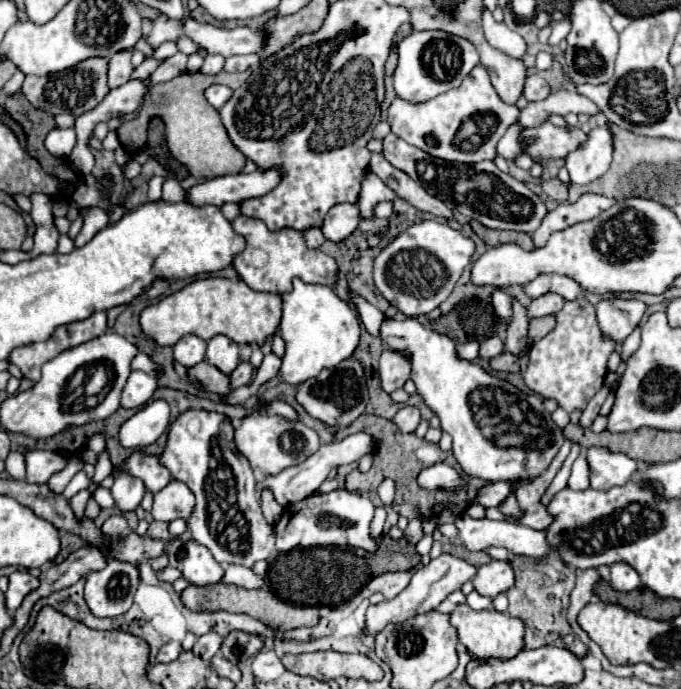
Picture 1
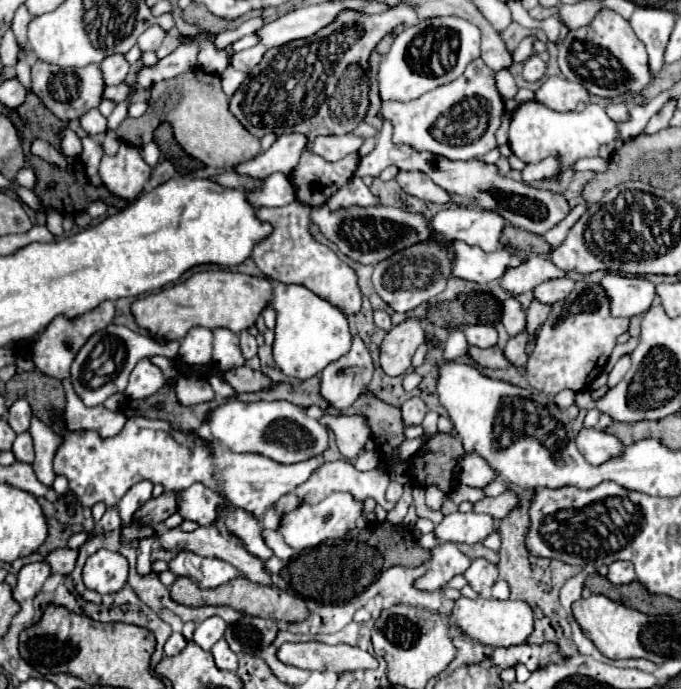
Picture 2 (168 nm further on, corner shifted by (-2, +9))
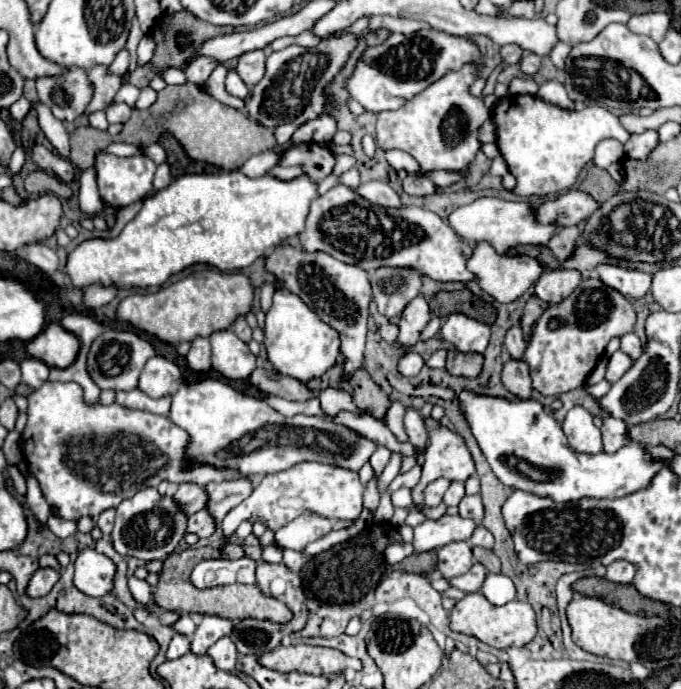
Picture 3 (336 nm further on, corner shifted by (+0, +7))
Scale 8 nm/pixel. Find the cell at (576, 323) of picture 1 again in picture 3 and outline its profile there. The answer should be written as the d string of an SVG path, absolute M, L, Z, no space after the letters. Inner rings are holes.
M600 279L582 281L564 301L550 305L536 321L532 339L524 353L524 361L530 365L532 387L550 397L580 389L606 351L610 339L630 333L634 323L636 313L632 301L604 285Z

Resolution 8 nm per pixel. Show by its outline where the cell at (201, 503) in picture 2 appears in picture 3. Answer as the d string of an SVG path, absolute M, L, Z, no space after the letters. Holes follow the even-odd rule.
M240 479L240 481L208 483L204 485L204 491L208 495L206 511L212 515L216 523L220 523L232 507L236 507L240 501L244 501L252 493L252 481Z

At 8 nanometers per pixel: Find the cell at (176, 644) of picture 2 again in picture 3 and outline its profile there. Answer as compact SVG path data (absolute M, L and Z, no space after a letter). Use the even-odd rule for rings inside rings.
M174 635L170 645L168 645L168 651L166 651L166 657L168 659L178 659L182 655L186 655L190 651L190 639L186 635Z

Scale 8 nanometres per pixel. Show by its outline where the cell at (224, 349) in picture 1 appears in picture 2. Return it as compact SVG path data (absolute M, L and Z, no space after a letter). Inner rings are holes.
M214 329L212 361L220 371L230 371L246 363L238 347L238 335L228 329Z

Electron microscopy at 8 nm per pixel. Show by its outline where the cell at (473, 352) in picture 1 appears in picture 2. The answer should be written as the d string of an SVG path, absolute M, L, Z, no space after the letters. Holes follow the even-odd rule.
M454 329L446 341L446 347L444 347L444 359L446 361L454 361L456 357L460 355L466 355L468 351L468 343L466 343L466 337L460 329Z

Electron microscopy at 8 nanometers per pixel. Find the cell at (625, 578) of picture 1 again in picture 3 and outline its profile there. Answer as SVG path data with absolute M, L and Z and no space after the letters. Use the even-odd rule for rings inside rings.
M614 561L612 565L608 565L608 573L606 579L612 583L632 583L636 575L636 565L630 561Z

